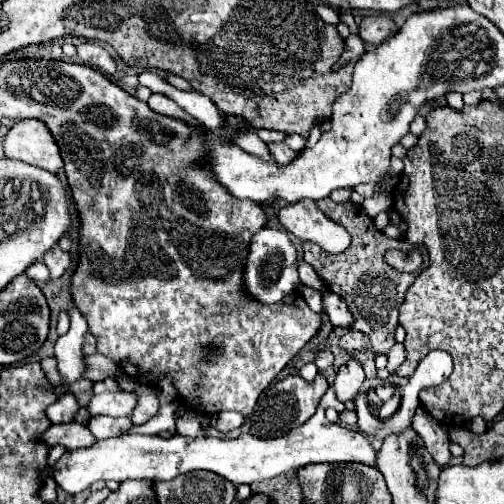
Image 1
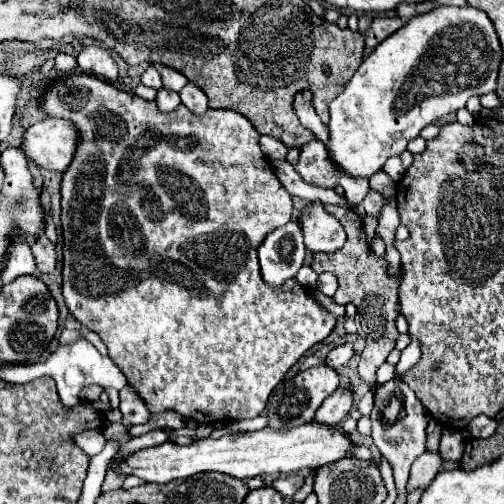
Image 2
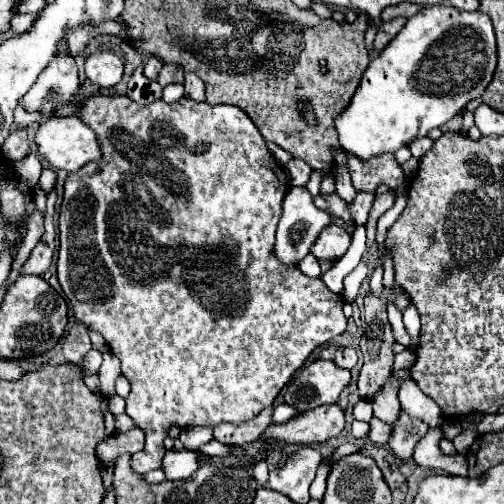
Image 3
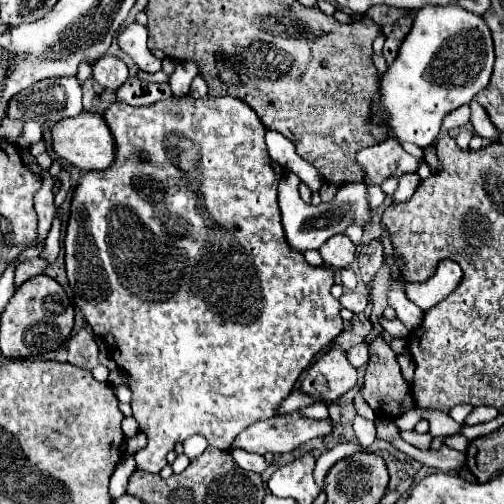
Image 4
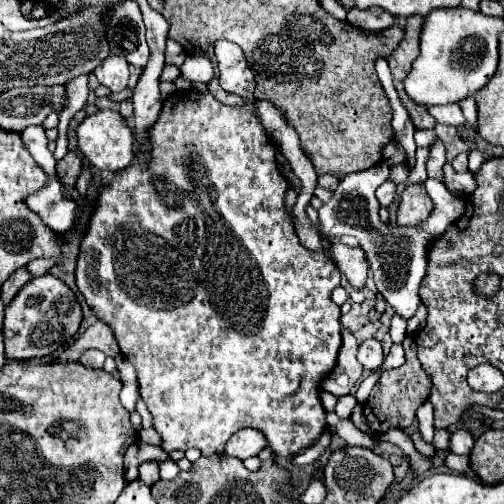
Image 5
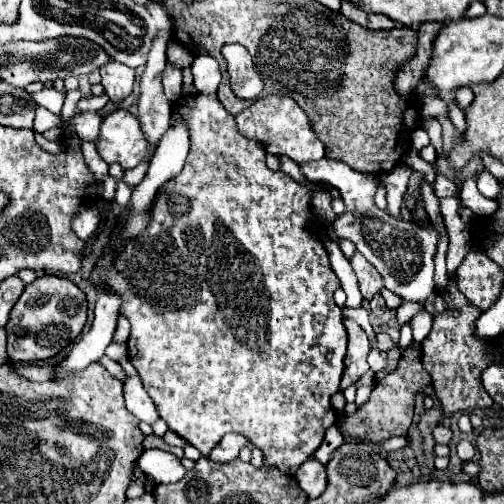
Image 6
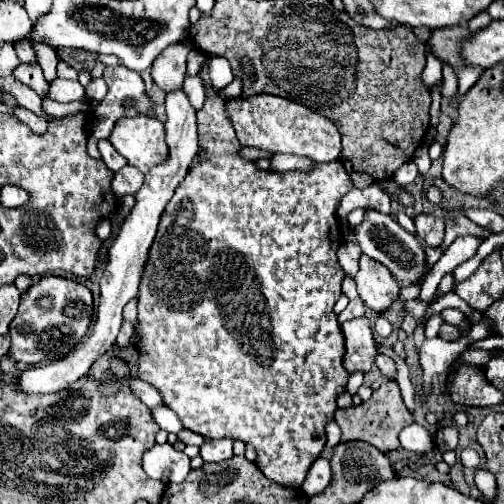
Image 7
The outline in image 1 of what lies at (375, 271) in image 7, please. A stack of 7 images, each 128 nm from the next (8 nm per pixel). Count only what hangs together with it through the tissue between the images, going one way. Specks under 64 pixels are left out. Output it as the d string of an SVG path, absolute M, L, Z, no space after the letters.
M314 200L288 204L278 212L280 224L298 236L302 242L314 242L330 254L340 254L350 244L350 234L344 226L320 212Z

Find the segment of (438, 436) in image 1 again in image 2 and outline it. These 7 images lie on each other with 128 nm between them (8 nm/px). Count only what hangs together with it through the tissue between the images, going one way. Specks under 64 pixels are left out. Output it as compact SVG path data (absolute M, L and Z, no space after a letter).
M424 452L424 454L412 464L410 480L408 480L408 490L420 490L420 488L426 488L426 486L434 480L434 476L438 474L440 464L442 464L440 454Z

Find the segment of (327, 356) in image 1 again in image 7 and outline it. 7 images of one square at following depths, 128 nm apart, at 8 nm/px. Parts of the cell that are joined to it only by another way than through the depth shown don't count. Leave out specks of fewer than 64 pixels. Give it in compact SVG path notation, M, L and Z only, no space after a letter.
M378 354L378 356L376 356L376 366L380 368L380 372L382 372L388 380L396 380L396 364L394 364L394 360L392 360L390 356Z

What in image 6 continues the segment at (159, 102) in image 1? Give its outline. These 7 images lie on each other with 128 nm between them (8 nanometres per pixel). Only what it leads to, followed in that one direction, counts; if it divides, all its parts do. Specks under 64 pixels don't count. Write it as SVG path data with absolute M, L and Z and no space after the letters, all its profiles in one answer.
M196 56L192 62L192 76L194 76L194 88L204 94L216 94L218 84L220 84L220 70L218 62L208 56Z

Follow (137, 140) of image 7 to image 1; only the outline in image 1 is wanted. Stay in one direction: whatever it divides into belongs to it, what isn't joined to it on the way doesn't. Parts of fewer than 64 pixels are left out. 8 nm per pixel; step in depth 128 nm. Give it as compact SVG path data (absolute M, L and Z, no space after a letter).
M22 120L10 128L4 142L6 158L16 158L48 172L58 172L64 162L60 148L42 120Z

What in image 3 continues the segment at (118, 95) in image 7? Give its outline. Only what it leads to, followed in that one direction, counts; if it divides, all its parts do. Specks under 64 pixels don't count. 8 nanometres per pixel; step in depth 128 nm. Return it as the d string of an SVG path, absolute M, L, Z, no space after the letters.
M96 52L86 58L86 76L100 88L112 88L122 80L124 62L112 52Z

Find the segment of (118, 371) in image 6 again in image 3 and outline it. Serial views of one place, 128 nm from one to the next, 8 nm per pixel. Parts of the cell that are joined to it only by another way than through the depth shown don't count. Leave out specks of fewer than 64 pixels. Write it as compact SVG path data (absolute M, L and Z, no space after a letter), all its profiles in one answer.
M74 324L70 332L66 334L64 340L64 356L72 364L82 364L86 354L92 350L90 338L88 338L88 328L84 324Z

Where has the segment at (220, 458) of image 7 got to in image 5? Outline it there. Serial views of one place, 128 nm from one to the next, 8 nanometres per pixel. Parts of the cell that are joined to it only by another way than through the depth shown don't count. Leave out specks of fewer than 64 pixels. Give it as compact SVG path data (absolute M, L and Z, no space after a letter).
M246 428L246 430L236 432L236 434L226 442L224 454L226 454L226 456L232 456L232 458L246 460L246 458L250 458L250 456L256 456L264 446L266 446L266 444L264 444L264 436L258 434L258 432L252 430L252 428Z

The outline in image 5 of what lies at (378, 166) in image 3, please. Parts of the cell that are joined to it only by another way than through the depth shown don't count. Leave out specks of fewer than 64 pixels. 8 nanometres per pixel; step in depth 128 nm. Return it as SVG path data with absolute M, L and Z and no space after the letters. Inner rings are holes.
M436 138L433 146L430 150L430 158L428 158L428 178L434 178L434 180L440 180L444 184L444 164L446 164L446 148L442 144L440 138ZM392 142L392 144L388 144L388 148L384 148L384 160L386 160L388 164L406 162L406 154L404 154L404 150L402 150L400 144Z

